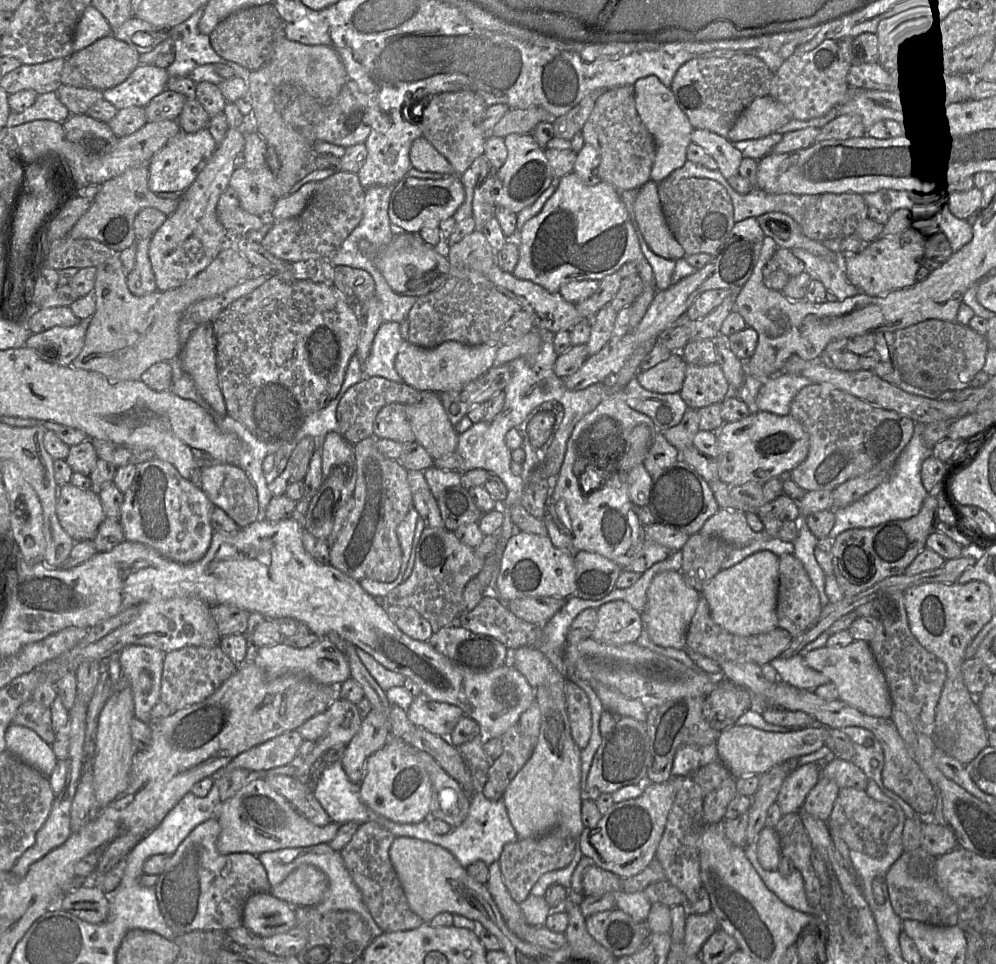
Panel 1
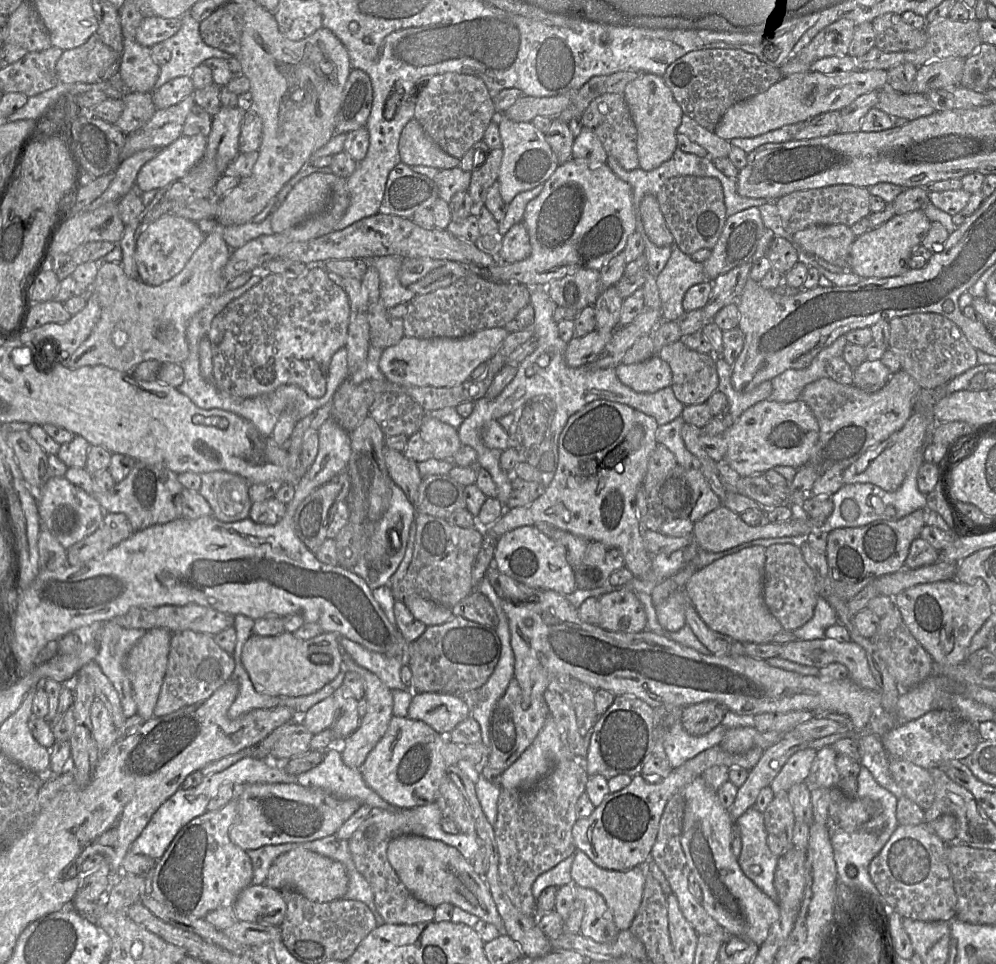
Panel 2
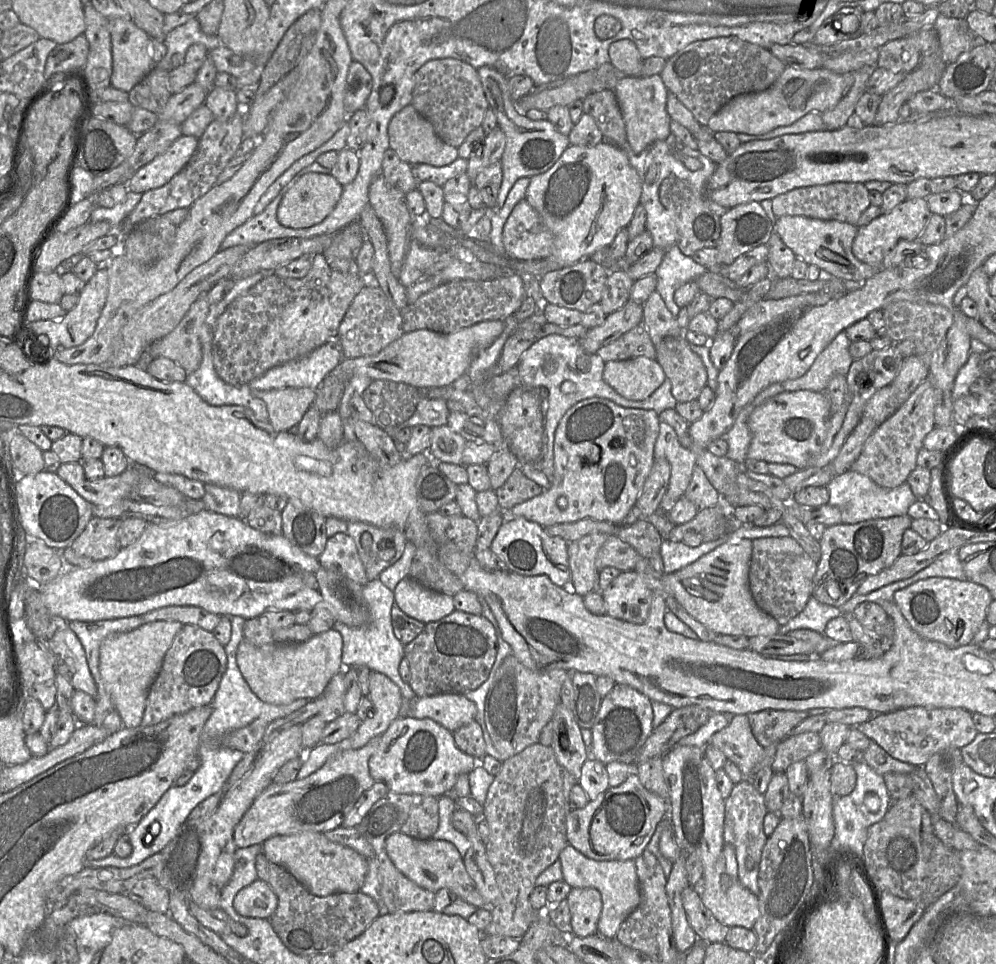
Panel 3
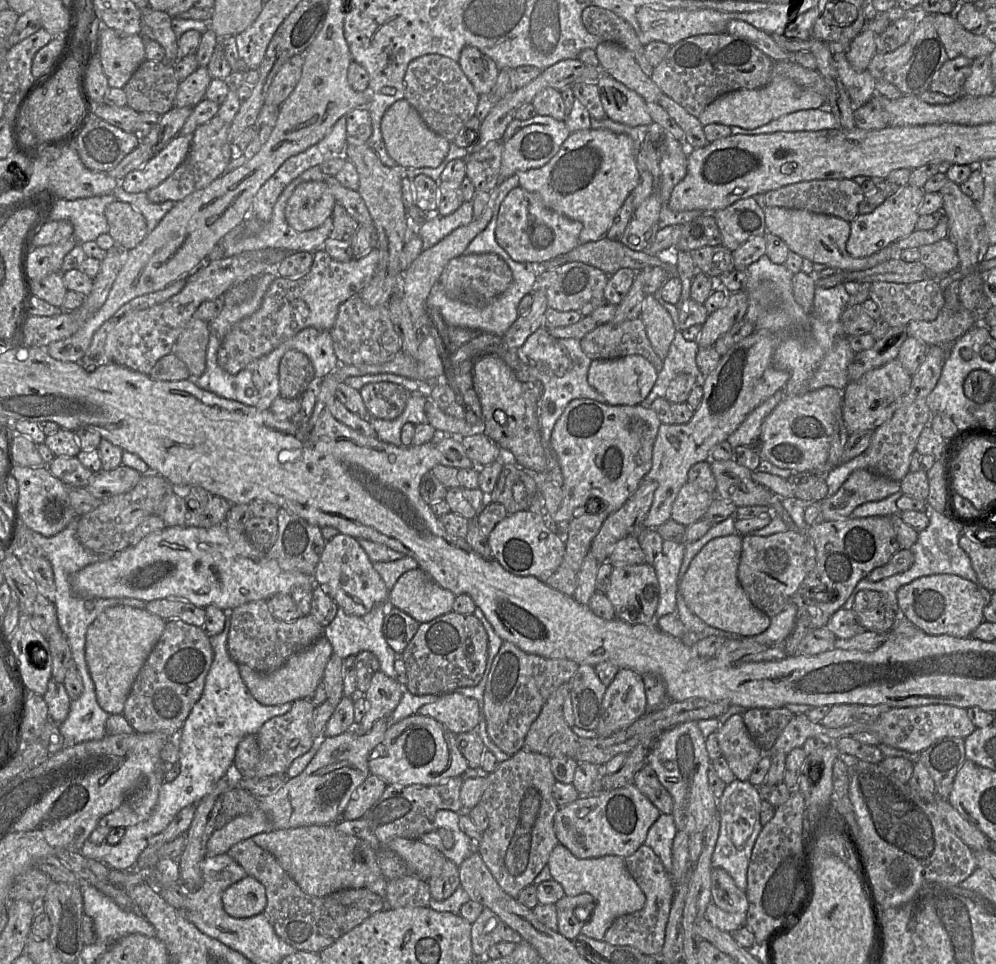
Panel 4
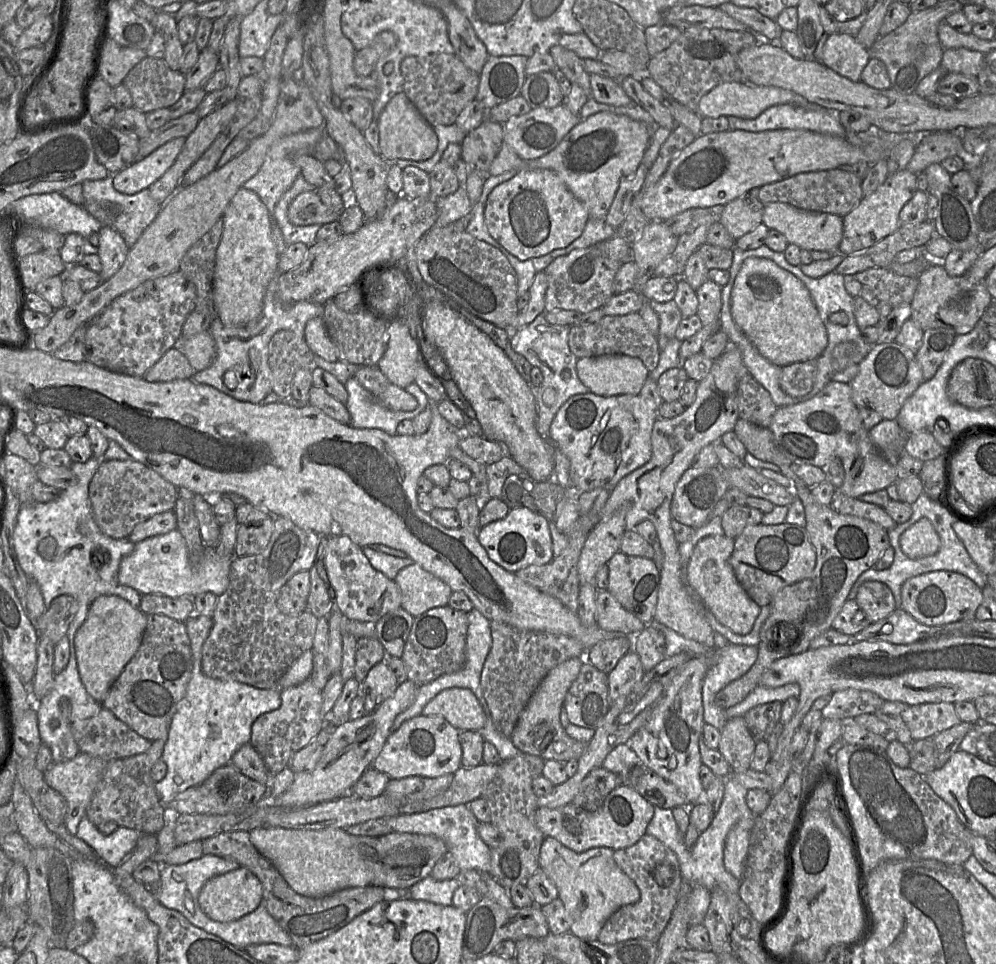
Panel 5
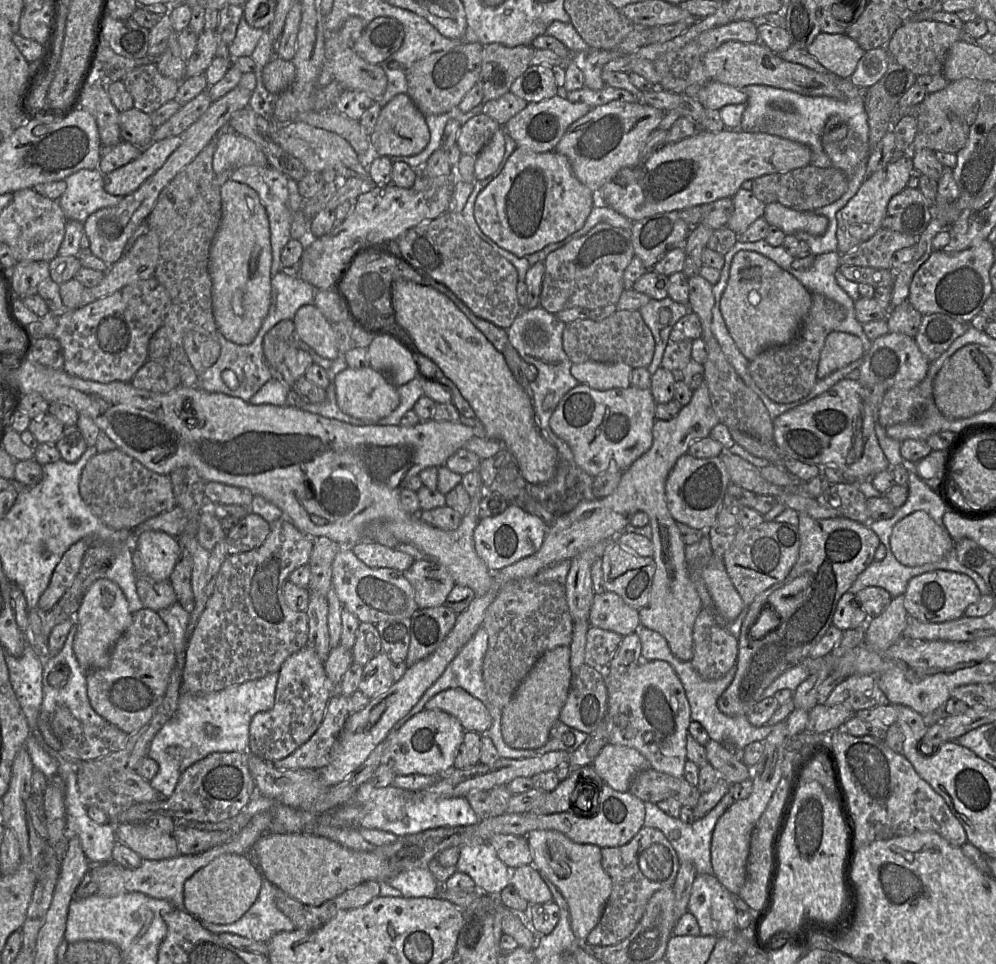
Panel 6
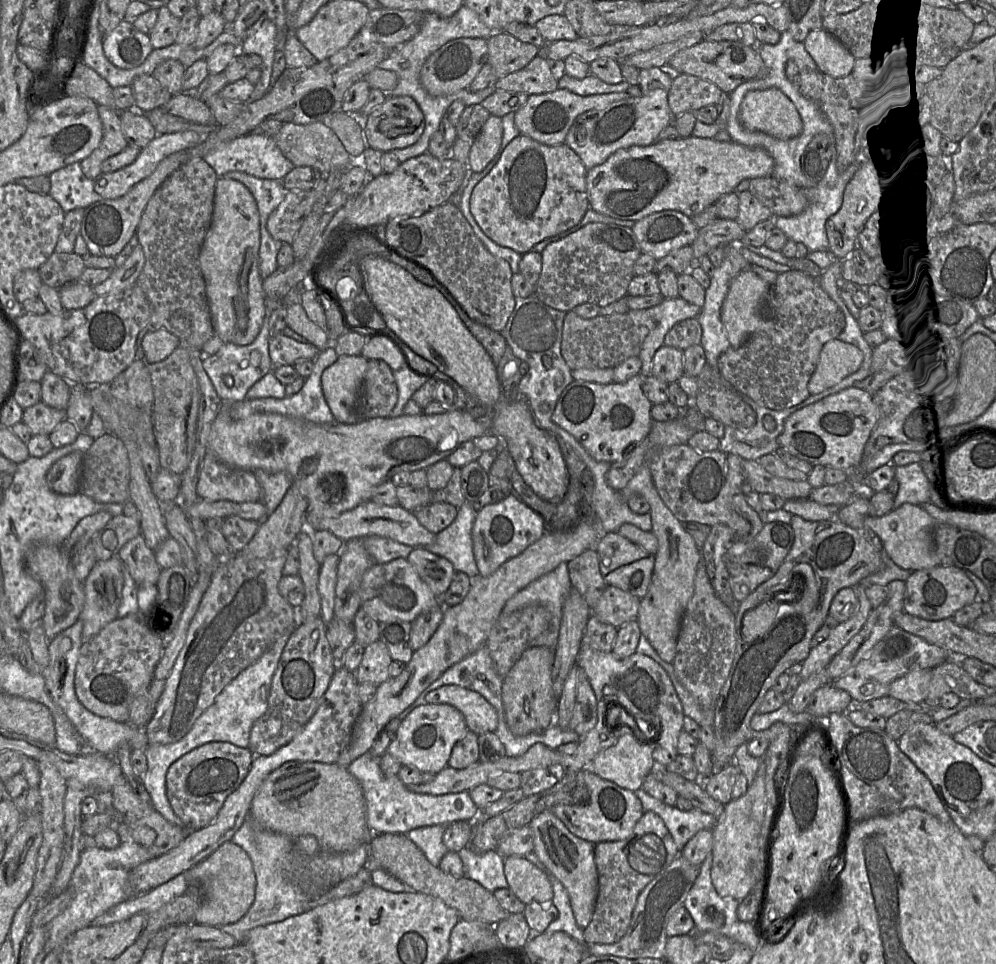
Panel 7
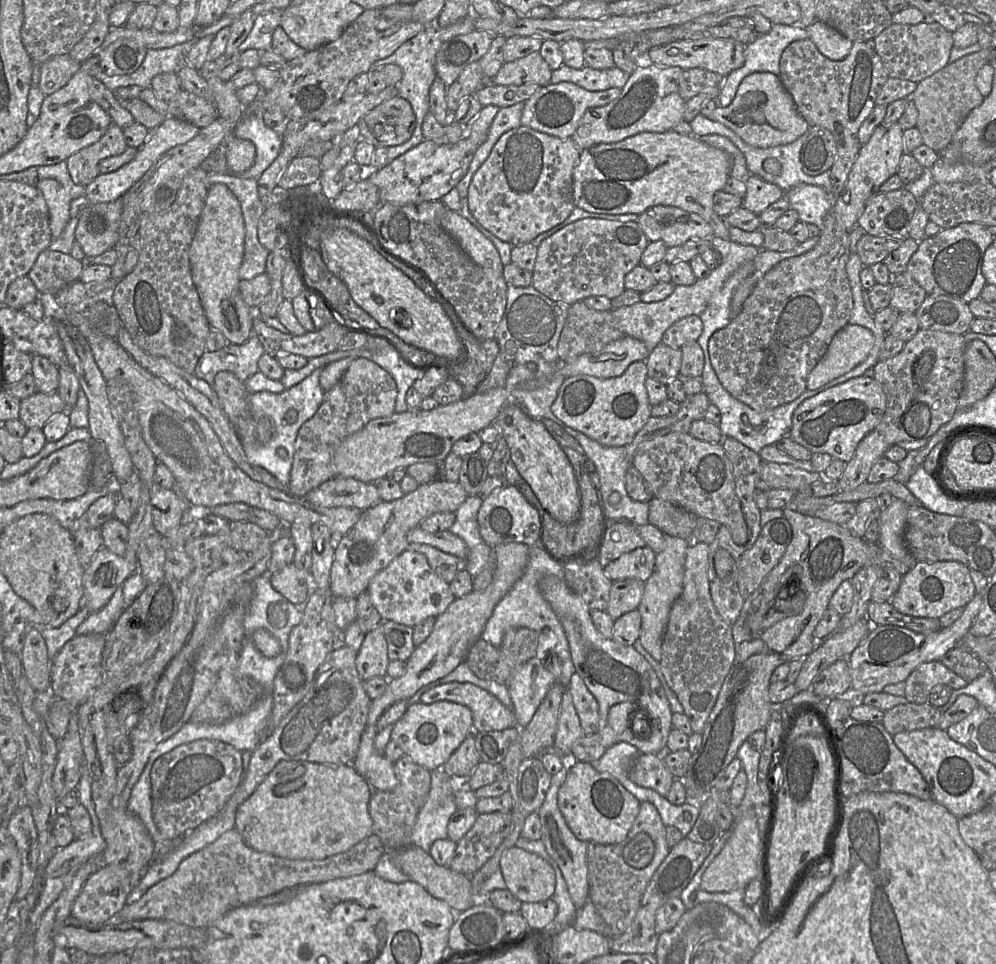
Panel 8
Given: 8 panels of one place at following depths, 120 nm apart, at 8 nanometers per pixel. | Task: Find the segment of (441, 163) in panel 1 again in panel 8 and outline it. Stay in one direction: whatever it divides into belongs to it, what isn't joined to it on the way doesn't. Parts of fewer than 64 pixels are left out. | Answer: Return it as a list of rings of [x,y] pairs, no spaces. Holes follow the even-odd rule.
[[[394,96],[367,112],[357,123],[355,132],[375,147],[391,147],[408,141],[415,127],[411,104]]]

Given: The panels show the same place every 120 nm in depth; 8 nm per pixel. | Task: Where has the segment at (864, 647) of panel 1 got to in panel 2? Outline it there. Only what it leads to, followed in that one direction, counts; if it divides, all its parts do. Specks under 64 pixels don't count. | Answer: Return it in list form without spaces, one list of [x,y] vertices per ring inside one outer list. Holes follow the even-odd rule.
[[[833,638],[794,640],[782,645],[778,655],[802,665],[821,669],[838,662],[848,669],[848,677],[859,686],[881,693],[867,660],[865,650],[853,641],[839,642]]]

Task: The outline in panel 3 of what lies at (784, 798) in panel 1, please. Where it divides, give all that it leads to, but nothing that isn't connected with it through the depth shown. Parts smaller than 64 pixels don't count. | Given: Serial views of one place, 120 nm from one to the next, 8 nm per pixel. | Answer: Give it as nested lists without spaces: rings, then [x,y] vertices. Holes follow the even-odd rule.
[[[806,732],[785,737],[778,742],[774,762],[774,773],[785,773],[787,768],[798,761],[805,761],[808,756],[821,749],[819,733]]]

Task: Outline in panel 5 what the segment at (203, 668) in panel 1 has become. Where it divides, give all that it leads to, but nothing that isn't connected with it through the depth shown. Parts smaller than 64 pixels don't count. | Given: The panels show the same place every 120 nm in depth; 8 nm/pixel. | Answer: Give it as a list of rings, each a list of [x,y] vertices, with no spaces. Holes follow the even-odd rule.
[[[147,615],[139,649],[111,686],[101,705],[144,739],[166,741],[178,703],[185,696],[192,667],[185,624],[164,615]]]

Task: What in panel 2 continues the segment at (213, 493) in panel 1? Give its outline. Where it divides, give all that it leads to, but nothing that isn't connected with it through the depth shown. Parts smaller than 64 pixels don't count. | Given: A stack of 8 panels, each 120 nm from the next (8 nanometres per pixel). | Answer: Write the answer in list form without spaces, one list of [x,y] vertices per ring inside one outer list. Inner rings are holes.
[[[212,471],[199,475],[201,487],[198,493],[207,500],[215,518],[225,523],[248,518],[252,501],[248,493],[251,483],[246,478],[226,471]]]

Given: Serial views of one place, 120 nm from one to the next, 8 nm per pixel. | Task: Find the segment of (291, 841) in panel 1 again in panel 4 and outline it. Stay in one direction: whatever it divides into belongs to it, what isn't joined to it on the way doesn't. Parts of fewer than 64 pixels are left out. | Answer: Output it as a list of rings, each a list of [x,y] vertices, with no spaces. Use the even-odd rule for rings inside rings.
[[[382,718],[376,721],[371,730],[364,735],[356,734],[352,728],[334,737],[323,737],[314,758],[300,775],[286,780],[274,793],[258,798],[258,806],[253,812],[234,817],[218,825],[207,841],[206,857],[227,853],[233,845],[263,832],[311,825],[334,825],[341,820],[352,793],[370,775],[369,758],[383,742],[389,726],[390,718]]]

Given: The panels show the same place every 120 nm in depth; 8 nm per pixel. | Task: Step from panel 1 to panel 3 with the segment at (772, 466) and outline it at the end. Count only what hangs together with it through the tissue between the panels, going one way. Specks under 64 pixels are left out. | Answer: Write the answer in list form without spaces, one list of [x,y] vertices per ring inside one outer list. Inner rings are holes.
[[[784,391],[766,400],[753,410],[748,419],[751,443],[747,458],[790,464],[798,470],[807,468],[822,450],[829,416],[830,401],[825,392]]]

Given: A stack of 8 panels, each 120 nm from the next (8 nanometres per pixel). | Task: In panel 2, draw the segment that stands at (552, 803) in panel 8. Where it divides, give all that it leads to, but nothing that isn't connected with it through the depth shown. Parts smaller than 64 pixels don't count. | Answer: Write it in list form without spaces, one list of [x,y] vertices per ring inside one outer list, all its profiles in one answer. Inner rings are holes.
[[[576,850],[571,867],[571,877],[575,886],[593,889],[603,896],[620,931],[630,928],[643,897],[645,867],[637,866],[626,871],[607,870],[593,863],[581,850]]]

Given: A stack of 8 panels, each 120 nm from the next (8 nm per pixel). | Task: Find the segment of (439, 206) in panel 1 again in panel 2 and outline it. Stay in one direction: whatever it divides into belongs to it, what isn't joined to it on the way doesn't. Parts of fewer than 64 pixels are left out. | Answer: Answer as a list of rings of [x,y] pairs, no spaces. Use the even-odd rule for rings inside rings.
[[[400,162],[388,175],[381,212],[411,219],[418,210],[431,209],[438,198],[432,179]]]

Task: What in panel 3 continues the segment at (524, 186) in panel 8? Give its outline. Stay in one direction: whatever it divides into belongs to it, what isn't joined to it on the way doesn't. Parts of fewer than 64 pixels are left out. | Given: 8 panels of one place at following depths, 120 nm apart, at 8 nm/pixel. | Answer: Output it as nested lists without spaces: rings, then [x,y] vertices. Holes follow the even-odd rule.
[[[525,198],[515,205],[507,218],[502,242],[510,259],[538,260],[550,256],[554,239],[539,213]]]

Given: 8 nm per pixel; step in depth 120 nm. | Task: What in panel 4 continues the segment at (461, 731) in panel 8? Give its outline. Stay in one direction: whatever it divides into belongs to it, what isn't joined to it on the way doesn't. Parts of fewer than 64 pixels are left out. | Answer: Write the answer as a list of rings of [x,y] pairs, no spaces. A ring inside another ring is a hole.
[[[415,714],[390,724],[383,742],[377,746],[376,752],[369,758],[368,767],[370,774],[380,777],[387,784],[429,786],[440,784],[450,777],[462,776],[468,769],[468,762],[457,746],[454,733],[432,717]]]

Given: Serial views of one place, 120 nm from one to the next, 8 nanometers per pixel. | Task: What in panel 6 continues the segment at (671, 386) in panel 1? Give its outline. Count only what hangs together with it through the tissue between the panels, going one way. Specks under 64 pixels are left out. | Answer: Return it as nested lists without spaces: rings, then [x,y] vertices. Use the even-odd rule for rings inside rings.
[[[601,362],[572,363],[570,372],[580,383],[594,390],[610,390],[631,386],[630,377],[633,368],[623,364]]]

